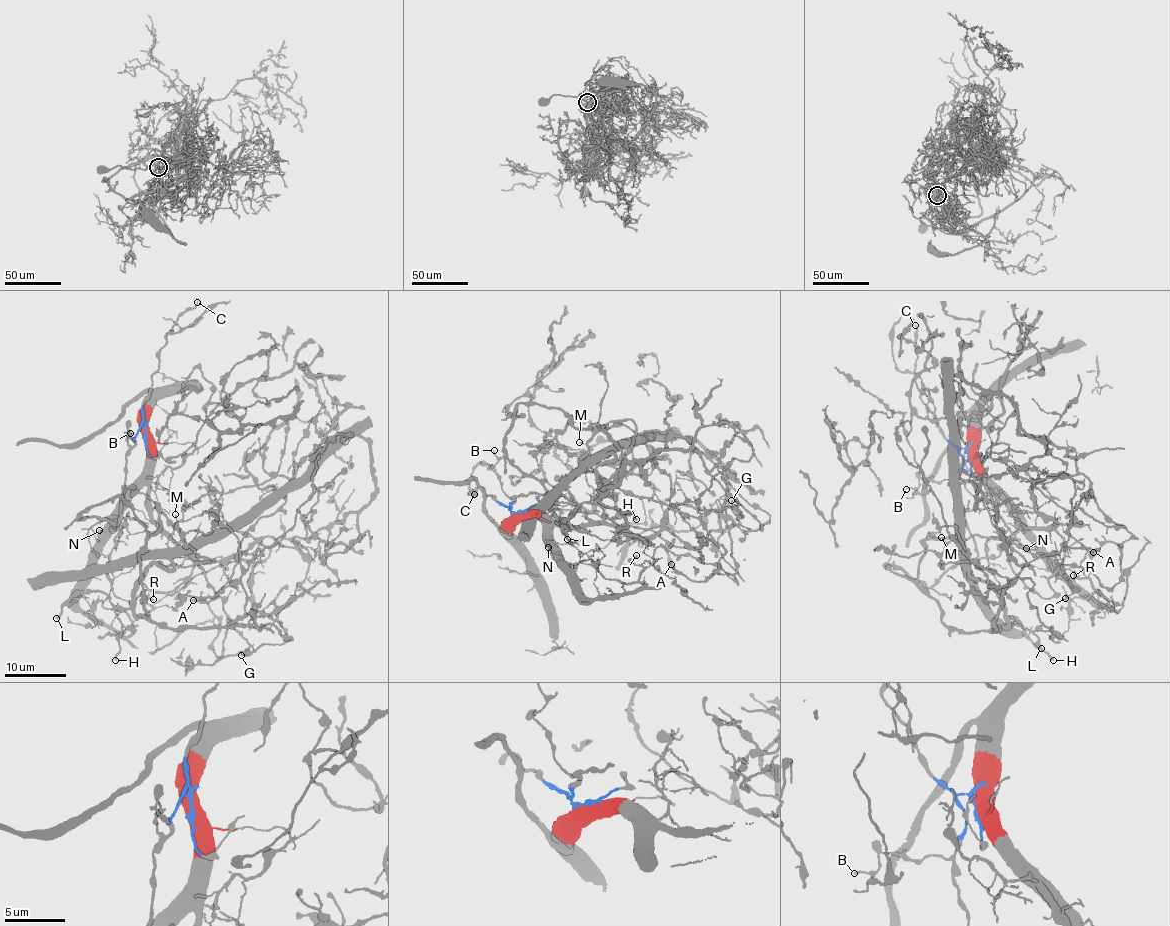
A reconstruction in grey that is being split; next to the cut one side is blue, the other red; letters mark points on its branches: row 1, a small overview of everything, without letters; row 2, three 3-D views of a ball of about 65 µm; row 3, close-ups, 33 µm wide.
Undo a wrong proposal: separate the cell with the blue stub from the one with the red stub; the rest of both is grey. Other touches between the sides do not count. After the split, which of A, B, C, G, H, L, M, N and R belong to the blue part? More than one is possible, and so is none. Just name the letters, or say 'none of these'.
A, B, C, G, H, L, M

